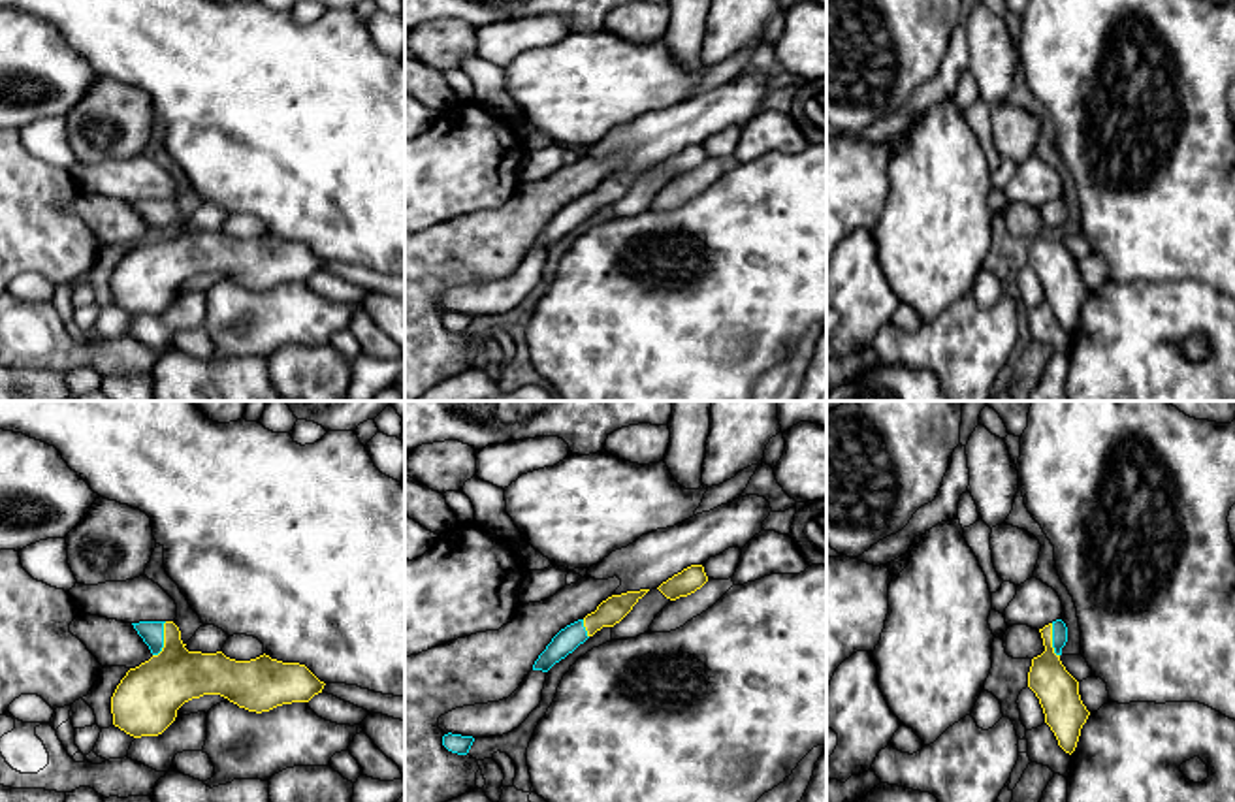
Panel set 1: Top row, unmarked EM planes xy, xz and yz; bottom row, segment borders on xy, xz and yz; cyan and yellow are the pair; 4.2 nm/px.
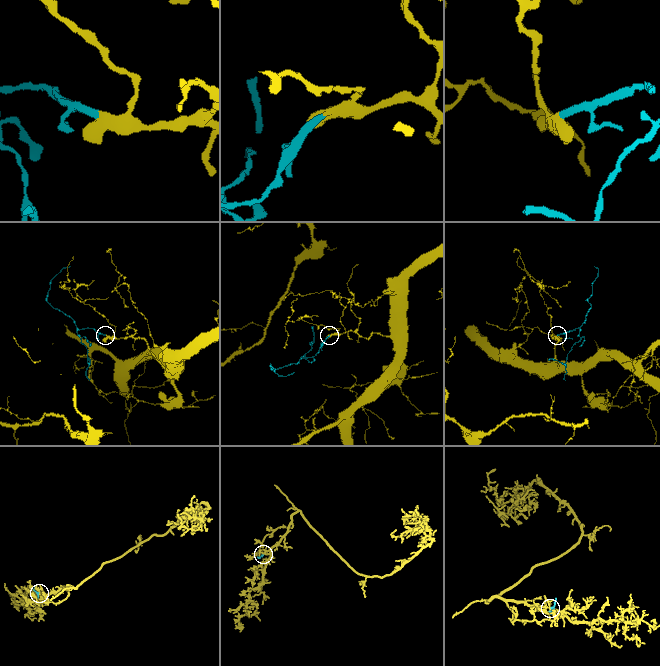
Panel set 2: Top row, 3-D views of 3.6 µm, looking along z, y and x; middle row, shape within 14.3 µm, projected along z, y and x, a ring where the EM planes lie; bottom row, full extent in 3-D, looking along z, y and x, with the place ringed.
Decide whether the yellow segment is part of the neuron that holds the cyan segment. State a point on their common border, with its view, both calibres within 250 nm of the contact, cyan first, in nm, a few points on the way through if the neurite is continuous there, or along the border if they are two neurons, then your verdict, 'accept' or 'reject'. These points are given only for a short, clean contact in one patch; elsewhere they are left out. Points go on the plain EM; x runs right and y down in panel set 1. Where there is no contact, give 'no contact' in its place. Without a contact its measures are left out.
contact xy (162, 219); calibres 100 and 280 nm; way xy (151, 209), (162, 219), (162, 260), (149, 273); accept

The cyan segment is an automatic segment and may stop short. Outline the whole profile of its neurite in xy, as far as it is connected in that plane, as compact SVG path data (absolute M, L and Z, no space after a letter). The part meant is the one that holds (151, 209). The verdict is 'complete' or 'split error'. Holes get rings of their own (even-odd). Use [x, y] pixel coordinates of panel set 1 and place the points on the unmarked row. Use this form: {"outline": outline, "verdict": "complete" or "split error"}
{"outline": "M173 200L132 203L152 235L120 258L111 275L111 292L113 303L134 316L162 313L184 281L203 273L220 273L262 292L309 281L326 264L305 243L282 241L265 232L235 239L222 230L188 230Z", "verdict": "split error"}

